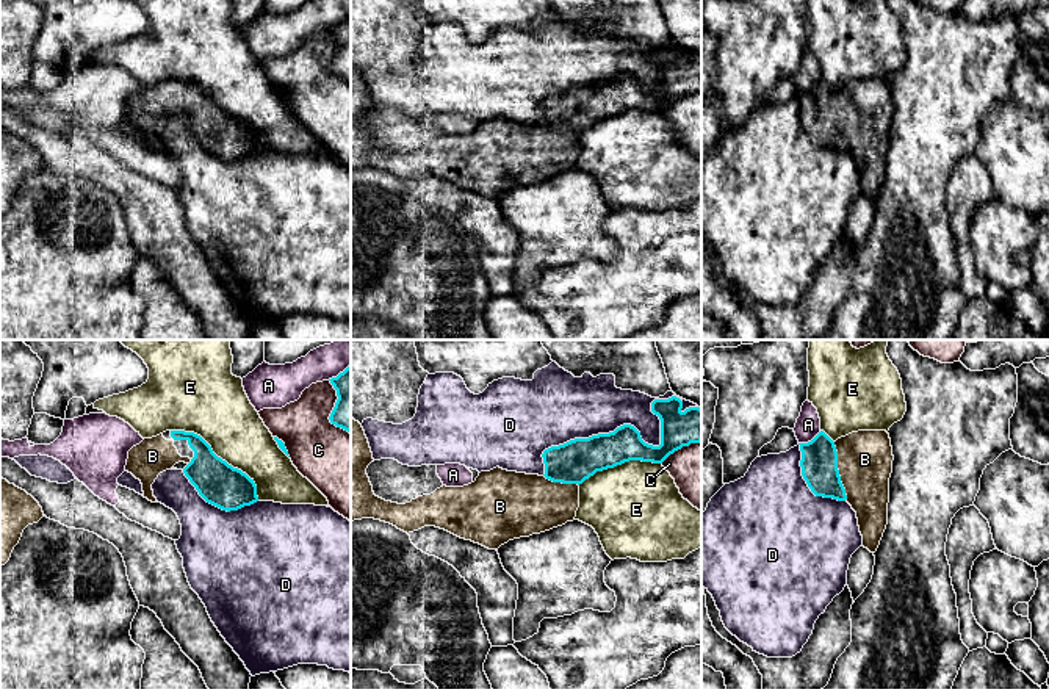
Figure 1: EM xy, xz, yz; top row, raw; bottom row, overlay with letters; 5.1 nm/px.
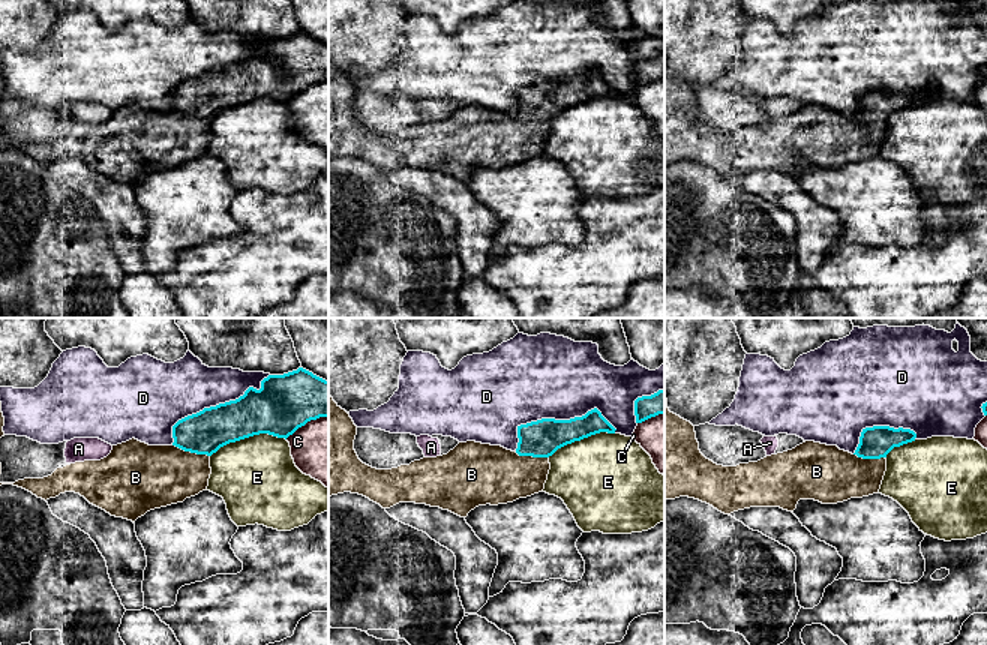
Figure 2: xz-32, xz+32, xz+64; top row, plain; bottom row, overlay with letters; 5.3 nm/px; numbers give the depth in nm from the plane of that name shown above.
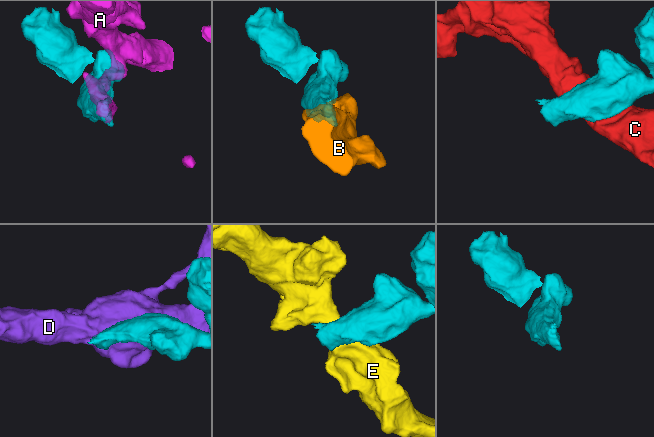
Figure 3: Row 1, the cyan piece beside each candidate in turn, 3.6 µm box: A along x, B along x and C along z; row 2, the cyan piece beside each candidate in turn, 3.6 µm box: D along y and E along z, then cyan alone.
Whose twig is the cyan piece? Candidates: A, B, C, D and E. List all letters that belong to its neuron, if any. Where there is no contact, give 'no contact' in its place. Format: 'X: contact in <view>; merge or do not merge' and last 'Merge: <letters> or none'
A: contact in yz; do not merge
B: contact in yz; merge
C: contact in xy; do not merge
D: contact in xz; do not merge
E: contact in xy; do not merge
Merge: B

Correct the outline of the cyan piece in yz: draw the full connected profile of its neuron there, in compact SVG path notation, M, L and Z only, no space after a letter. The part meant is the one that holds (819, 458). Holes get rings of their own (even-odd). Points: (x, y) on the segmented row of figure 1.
M820 431L811 442L798 443L802 476L816 496L845 501L845 489L838 470L835 442Z

